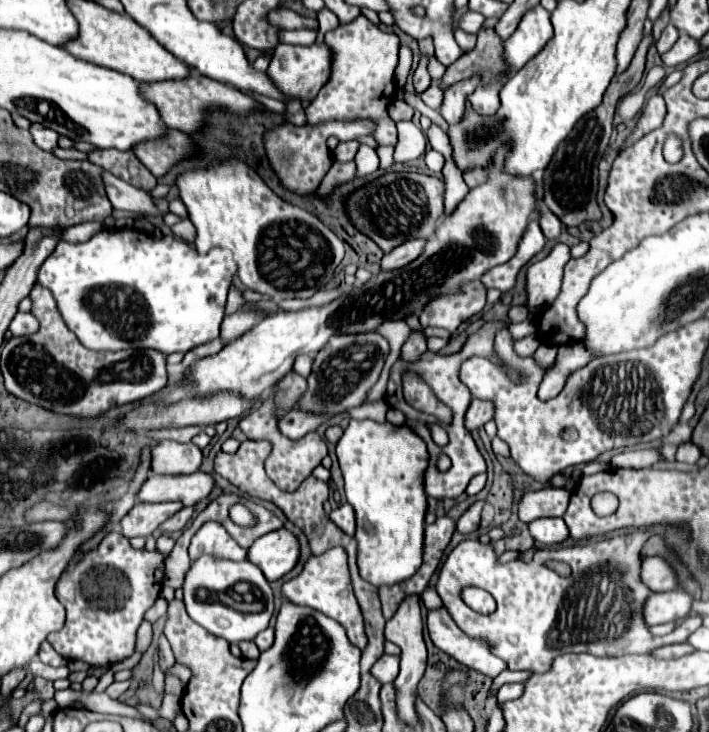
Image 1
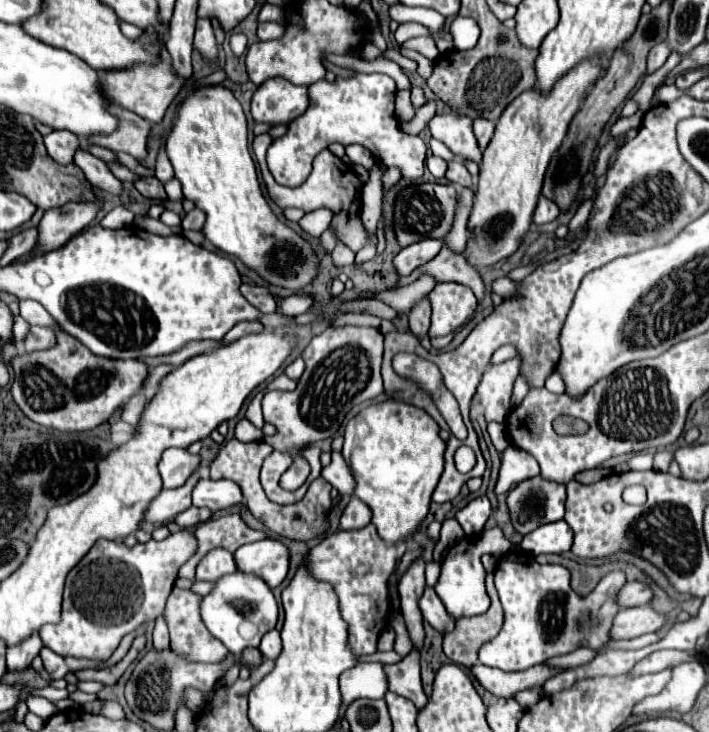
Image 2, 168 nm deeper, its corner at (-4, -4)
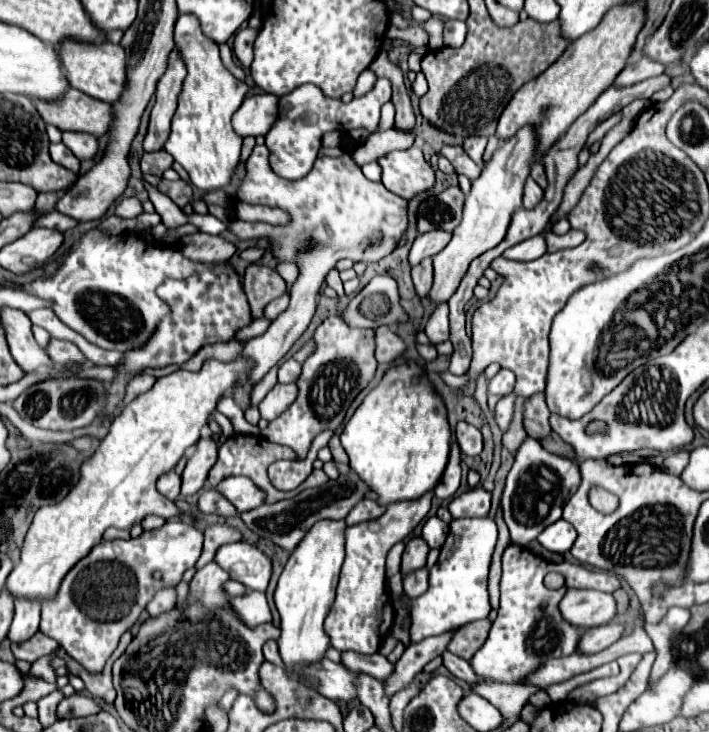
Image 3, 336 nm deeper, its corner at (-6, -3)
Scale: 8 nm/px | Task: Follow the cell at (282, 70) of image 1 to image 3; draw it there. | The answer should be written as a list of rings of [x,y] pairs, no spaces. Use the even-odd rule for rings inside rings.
[[[258,94],[242,102],[232,116],[232,126],[240,136],[266,136],[280,112],[280,96]]]

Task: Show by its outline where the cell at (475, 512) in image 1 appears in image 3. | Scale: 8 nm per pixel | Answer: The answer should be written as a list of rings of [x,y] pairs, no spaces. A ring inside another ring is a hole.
[[[474,488],[454,498],[448,506],[452,518],[484,518],[490,512],[490,492]]]

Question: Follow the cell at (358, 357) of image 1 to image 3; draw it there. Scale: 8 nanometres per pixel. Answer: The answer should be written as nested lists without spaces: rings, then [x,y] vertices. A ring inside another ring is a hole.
[[[340,316],[326,318],[314,332],[316,350],[306,358],[302,374],[298,378],[298,398],[284,410],[276,420],[268,424],[262,432],[270,442],[288,446],[296,452],[296,460],[304,460],[312,440],[324,430],[340,428],[346,408],[364,390],[376,374],[378,360],[374,356],[376,350],[376,334],[368,328],[352,328]]]

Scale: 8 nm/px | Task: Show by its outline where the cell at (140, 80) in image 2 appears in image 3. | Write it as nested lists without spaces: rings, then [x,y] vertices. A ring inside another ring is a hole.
[[[104,42],[104,46],[62,46],[60,58],[64,62],[68,80],[72,82],[72,88],[108,104],[122,100],[128,86],[128,78],[126,78],[126,52],[120,44]]]

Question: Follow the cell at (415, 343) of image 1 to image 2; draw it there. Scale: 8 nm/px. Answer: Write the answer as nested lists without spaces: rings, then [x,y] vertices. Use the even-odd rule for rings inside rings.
[[[422,297],[408,313],[410,319],[410,331],[414,335],[426,335],[428,327],[430,327],[430,301],[428,297]]]

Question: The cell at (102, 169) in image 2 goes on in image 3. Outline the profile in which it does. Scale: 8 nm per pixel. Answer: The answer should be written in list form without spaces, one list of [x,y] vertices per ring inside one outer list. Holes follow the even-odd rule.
[[[64,134],[64,144],[80,160],[92,160],[98,154],[98,140],[90,134]]]

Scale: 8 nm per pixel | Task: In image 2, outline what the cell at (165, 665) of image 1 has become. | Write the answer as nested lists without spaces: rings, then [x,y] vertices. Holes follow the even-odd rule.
[[[158,615],[156,627],[154,627],[154,633],[152,633],[152,639],[154,639],[154,647],[156,647],[156,649],[166,649],[166,647],[170,647],[168,627],[166,627],[166,621],[164,621],[164,615]]]

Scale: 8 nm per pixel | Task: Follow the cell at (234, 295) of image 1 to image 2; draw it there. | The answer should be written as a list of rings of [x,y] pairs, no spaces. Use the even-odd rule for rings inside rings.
[[[242,285],[240,287],[242,295],[246,301],[252,303],[252,307],[256,307],[262,313],[274,313],[276,311],[276,301],[274,295],[266,289],[266,287],[258,287],[258,285]]]

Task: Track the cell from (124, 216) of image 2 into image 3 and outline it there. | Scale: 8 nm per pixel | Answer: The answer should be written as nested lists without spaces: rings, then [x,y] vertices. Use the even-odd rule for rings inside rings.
[[[124,198],[116,206],[116,216],[120,218],[136,218],[138,214],[142,214],[142,204],[138,202],[138,198]]]

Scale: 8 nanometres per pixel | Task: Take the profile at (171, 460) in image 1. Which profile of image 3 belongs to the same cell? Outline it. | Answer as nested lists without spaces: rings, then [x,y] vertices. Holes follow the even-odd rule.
[[[172,468],[168,472],[164,472],[160,478],[158,478],[158,490],[162,496],[170,498],[170,500],[176,500],[178,494],[180,494],[180,484],[182,484],[182,476]]]

